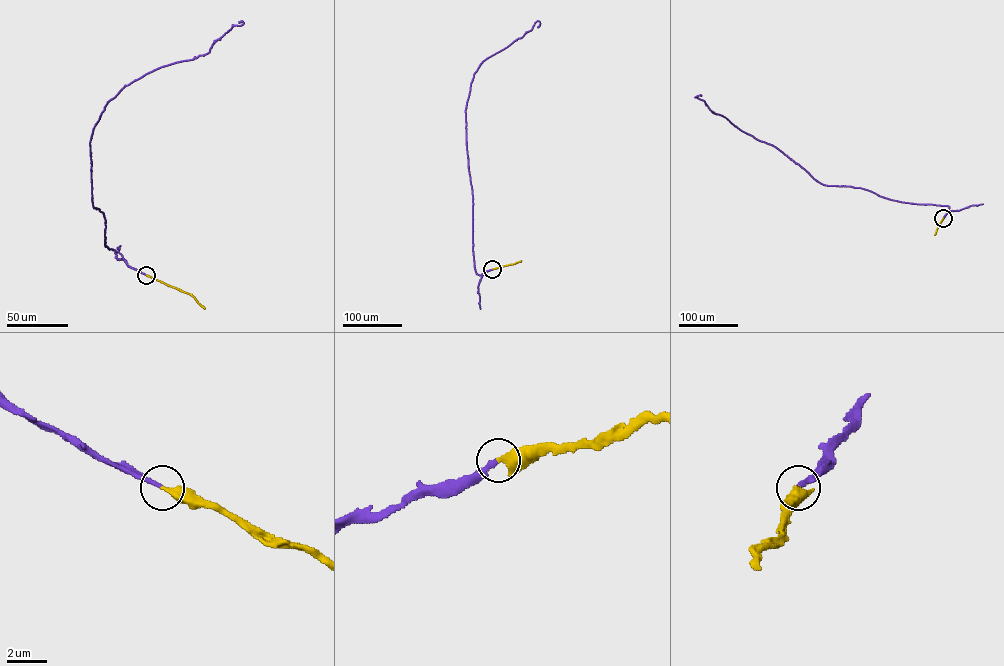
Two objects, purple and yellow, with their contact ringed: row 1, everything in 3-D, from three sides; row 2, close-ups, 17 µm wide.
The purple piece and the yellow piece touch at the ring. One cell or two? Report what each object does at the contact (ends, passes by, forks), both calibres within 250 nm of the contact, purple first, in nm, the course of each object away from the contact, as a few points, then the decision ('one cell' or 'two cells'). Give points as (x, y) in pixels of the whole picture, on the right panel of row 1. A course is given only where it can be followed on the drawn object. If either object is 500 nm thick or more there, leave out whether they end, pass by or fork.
purple ends | yellow ends | 240/440 nm | purple via (943, 218), (947, 206), (902, 202), (861, 188), (823, 185), (774, 146), (715, 114), (695, 97), (701, 95) | yellow via (943, 218), (935, 234) | one cell

